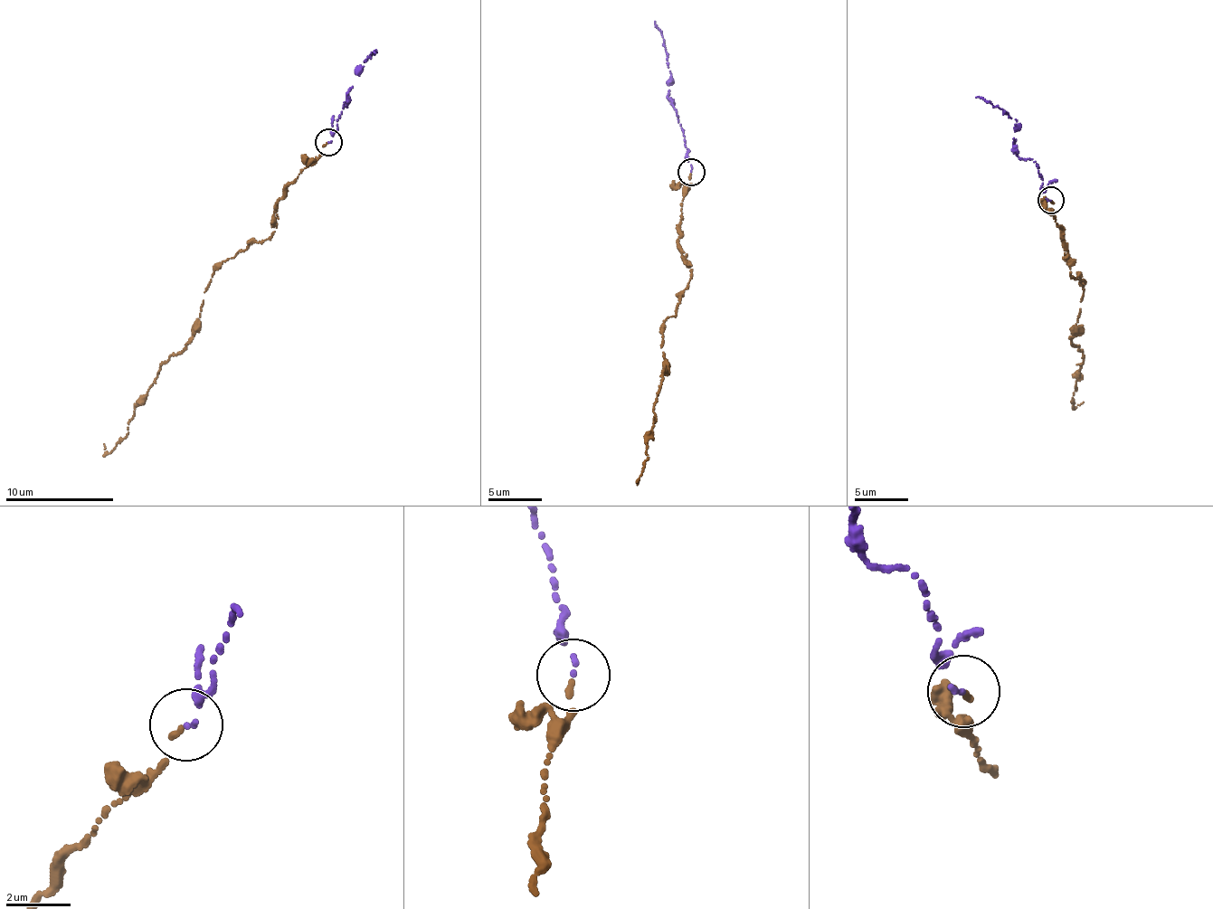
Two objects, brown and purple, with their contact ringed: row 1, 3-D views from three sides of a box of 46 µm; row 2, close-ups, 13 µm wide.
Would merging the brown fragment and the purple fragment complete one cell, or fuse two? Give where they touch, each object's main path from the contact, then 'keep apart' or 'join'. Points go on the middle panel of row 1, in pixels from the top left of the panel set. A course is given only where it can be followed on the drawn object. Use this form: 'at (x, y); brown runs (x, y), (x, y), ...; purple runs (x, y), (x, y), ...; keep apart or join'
at (691, 172); brown runs (691, 173), (677, 243), (693, 271), (676, 316), (666, 318), (660, 346), (669, 364), (638, 484); purple runs (690, 172), (688, 150), (685, 147), (682, 128), (670, 102), (664, 42), (656, 22); join

